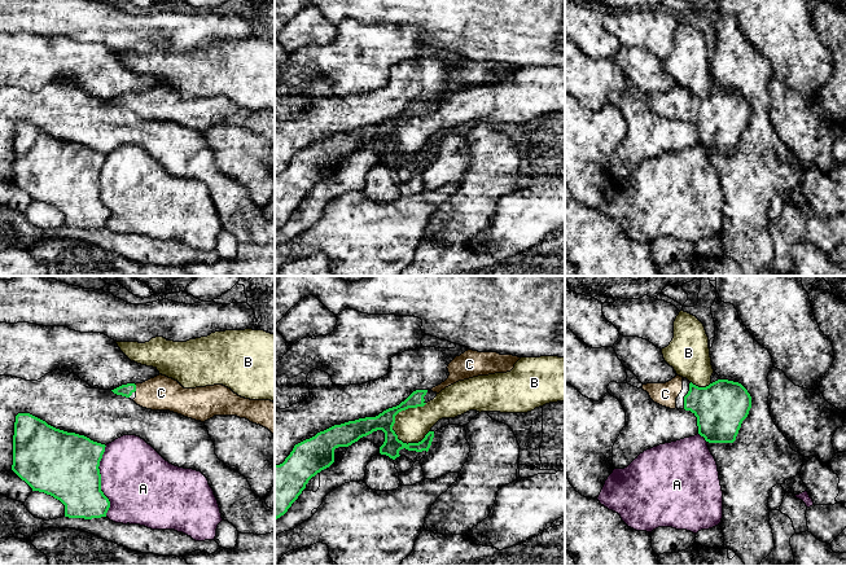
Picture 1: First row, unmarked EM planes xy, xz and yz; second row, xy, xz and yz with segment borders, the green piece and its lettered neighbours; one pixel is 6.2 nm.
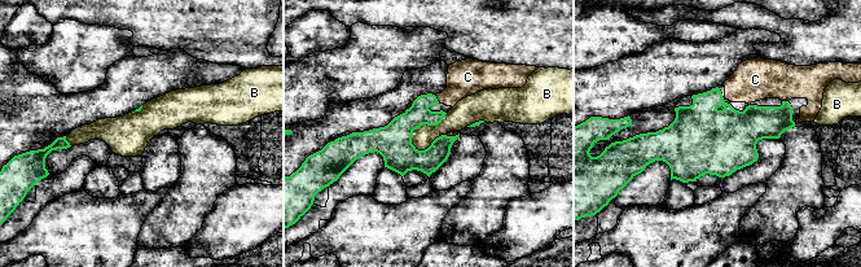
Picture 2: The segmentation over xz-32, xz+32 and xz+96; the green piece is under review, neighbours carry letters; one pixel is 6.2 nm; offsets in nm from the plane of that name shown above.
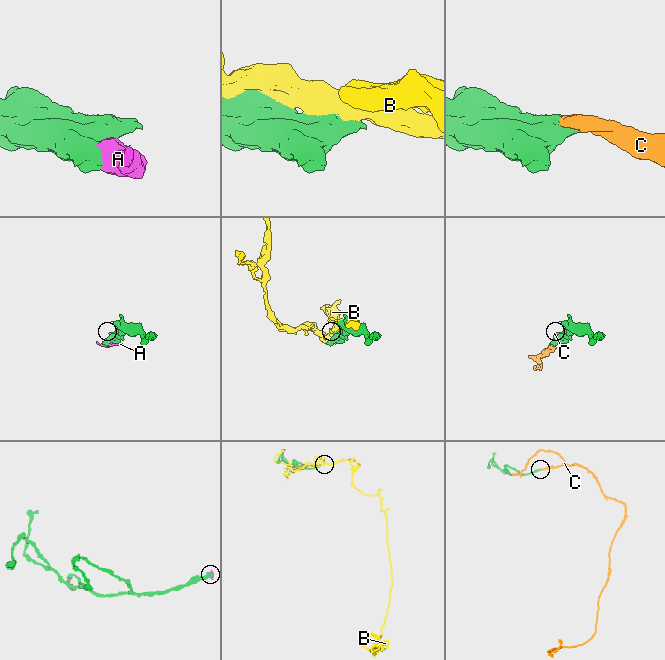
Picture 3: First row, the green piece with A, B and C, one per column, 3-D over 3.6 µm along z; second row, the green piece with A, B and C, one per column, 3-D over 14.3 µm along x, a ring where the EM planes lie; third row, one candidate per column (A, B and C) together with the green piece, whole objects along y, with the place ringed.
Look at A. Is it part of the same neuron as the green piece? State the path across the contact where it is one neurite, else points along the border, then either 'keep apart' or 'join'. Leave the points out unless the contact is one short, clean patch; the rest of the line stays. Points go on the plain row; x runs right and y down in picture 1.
keep apart

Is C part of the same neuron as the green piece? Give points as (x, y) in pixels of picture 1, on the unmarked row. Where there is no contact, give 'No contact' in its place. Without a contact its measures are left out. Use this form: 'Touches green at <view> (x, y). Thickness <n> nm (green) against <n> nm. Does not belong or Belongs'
Touches green at xy (135, 99). Thickness 80 nm (green) against 220 nm. Belongs

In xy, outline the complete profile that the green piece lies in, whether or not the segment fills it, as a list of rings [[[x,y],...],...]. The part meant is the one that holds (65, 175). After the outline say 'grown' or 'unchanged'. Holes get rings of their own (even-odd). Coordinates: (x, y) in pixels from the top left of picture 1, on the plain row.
[[[18,123],[14,132],[12,180],[32,201],[60,210],[65,215],[65,227],[101,228],[106,227],[110,218],[109,209],[101,201],[98,179],[105,157],[84,145],[56,139],[30,123]]]; unchanged

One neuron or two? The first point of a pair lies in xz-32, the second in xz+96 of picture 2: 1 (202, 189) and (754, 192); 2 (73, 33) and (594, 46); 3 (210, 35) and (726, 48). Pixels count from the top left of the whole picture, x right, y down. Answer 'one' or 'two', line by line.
1: two
2: two
3: two

